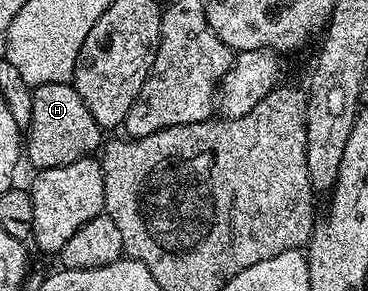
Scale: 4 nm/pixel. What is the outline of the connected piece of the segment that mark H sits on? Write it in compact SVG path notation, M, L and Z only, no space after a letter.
M52 83L33 88L31 125L23 135L23 155L34 163L34 168L46 171L90 158L102 146L101 135L103 129L95 117L91 117L91 109L83 105L83 97L79 97L72 83Z

